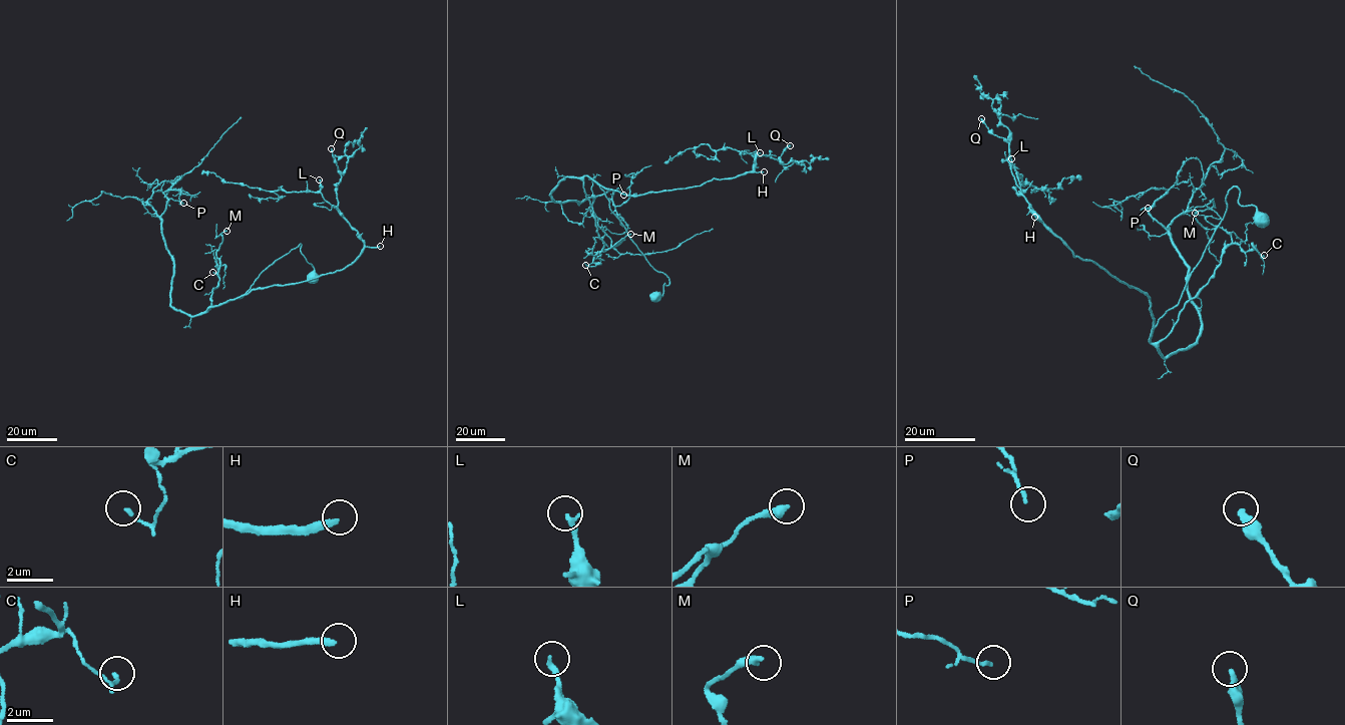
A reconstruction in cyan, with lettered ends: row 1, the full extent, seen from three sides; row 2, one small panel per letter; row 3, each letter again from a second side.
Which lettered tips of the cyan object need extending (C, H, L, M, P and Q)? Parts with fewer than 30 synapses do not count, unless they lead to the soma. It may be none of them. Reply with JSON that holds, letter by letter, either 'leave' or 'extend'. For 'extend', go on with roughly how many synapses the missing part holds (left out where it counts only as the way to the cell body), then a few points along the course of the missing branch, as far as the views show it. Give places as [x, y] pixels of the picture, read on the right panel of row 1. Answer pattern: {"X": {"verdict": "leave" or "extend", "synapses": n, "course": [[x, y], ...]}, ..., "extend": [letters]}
{"C": {"verdict": "leave"}, "H": {"verdict": "extend", "synapses": 250}, "L": {"verdict": "leave"}, "M": {"verdict": "leave"}, "P": {"verdict": "leave"}, "Q": {"verdict": "leave"}, "extend": ["H"]}

